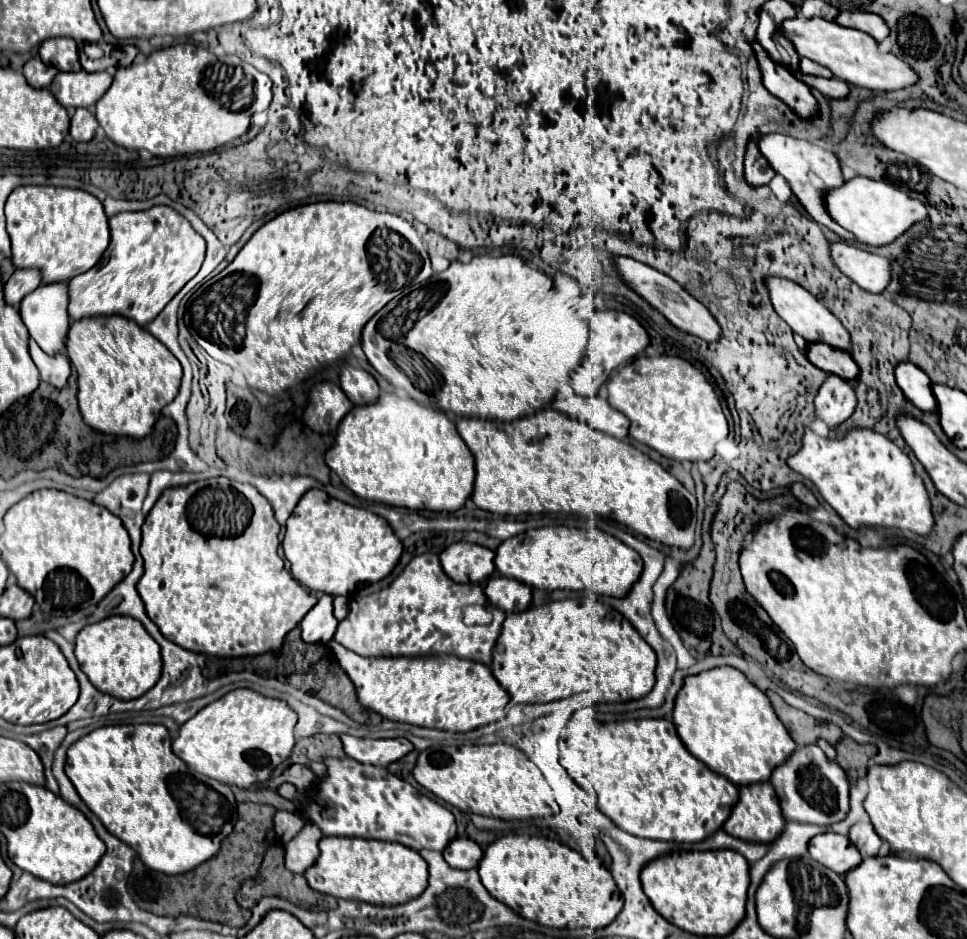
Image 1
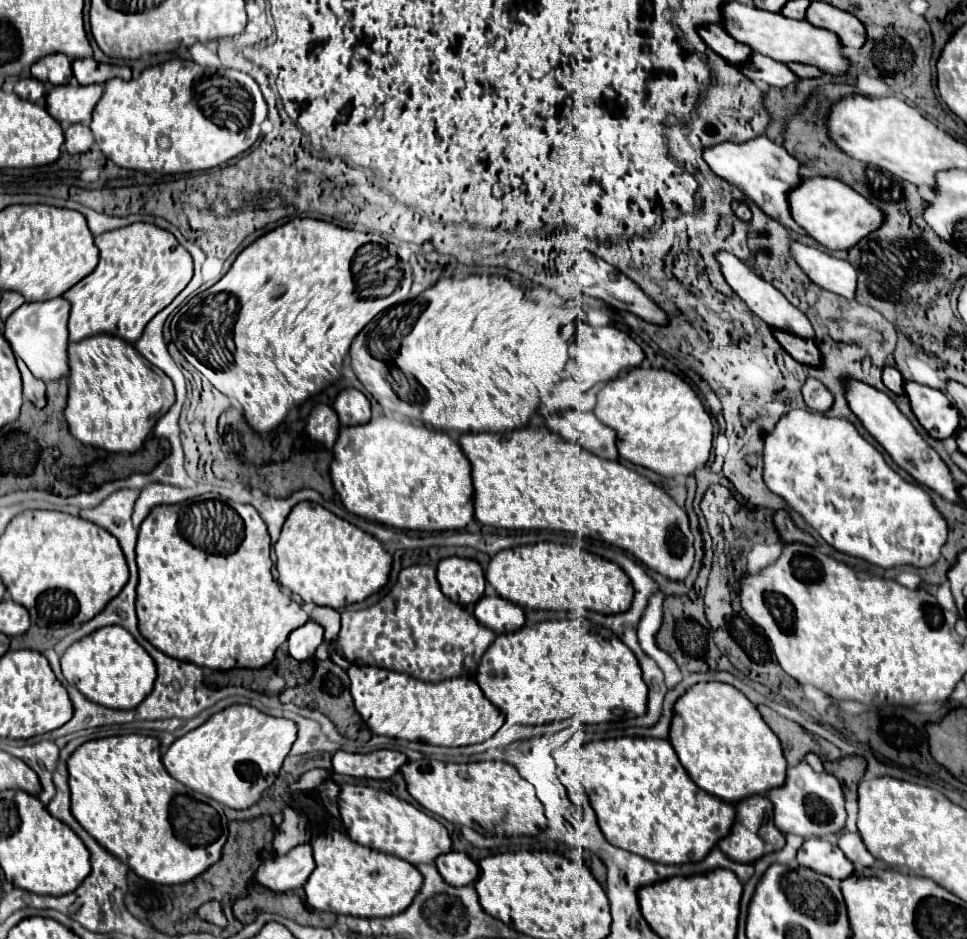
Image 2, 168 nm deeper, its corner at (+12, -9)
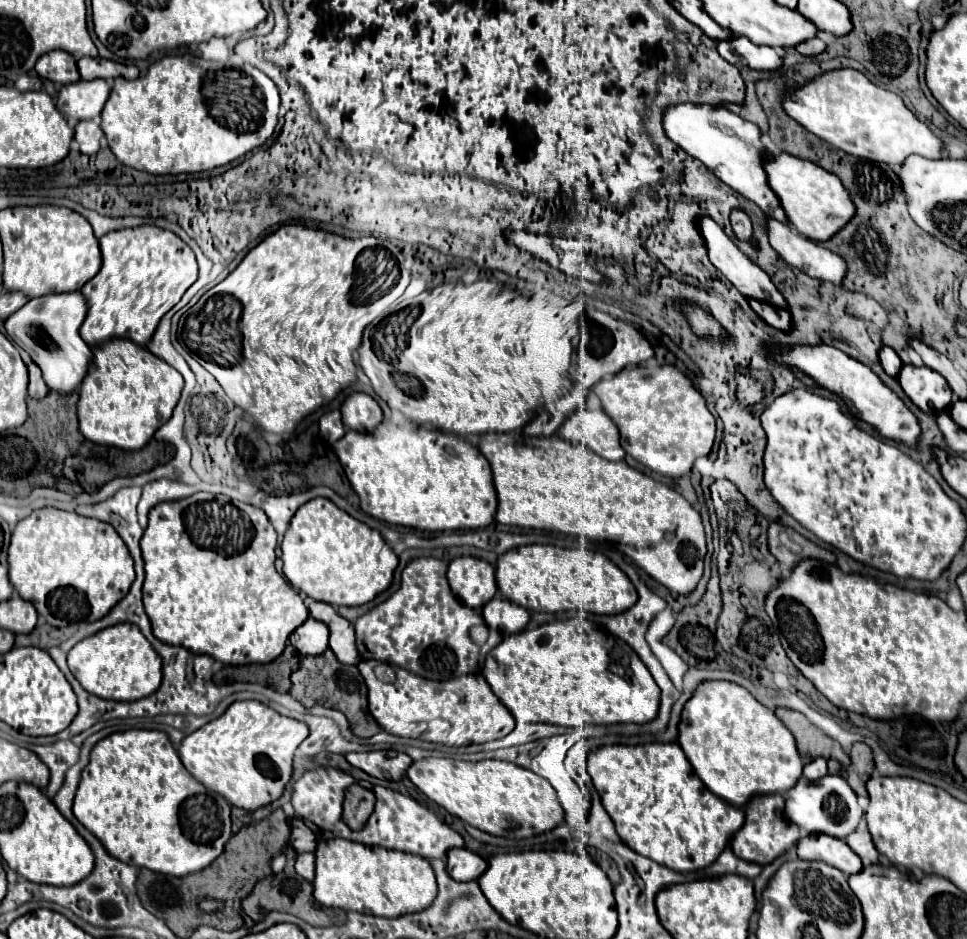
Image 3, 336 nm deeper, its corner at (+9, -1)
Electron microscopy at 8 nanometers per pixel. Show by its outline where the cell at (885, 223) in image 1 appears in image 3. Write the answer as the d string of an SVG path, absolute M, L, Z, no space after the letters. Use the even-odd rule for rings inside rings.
M765 152L763 154L763 168L767 174L767 182L769 188L777 194L787 220L807 238L823 242L829 240L829 236L833 236L833 232L837 232L839 228L843 228L843 224L853 218L853 204L849 200L849 194L845 192L841 180L833 174L829 174L827 170L823 170L821 166L809 162L809 160L801 160L797 156L791 154L771 154Z

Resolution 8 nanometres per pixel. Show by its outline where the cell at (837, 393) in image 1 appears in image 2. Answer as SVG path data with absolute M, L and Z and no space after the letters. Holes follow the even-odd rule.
M802 388L804 402L810 410L792 410L780 420L764 446L764 482L782 496L804 520L818 530L818 534L836 550L868 560L882 568L896 564L930 566L940 556L940 548L946 542L946 520L932 506L930 496L920 486L908 484L898 472L894 472L882 452L866 442L848 420L828 420L824 414L832 408L834 398L826 388Z

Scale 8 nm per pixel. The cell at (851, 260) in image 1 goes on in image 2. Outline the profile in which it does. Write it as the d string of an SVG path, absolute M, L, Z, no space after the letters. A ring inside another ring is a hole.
M792 242L792 252L814 284L834 294L840 294L848 300L856 296L858 274L850 262L834 258L818 248L810 248L798 242Z

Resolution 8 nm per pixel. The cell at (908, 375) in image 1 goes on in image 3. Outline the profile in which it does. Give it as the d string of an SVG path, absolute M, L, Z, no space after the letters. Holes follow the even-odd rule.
M883 346L883 348L879 350L879 362L881 362L883 370L885 370L889 376L893 376L893 378L899 374L899 370L901 370L901 366L903 366L901 358L897 356L897 352L895 352L893 348L889 348L889 346Z

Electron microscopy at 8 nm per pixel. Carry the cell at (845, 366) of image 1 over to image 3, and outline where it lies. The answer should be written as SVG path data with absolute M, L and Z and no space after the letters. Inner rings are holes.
M749 300L749 304L773 328L779 328L779 330L789 330L791 328L791 316L789 316L787 310L775 308L775 306L765 304L765 302L759 302L759 300Z

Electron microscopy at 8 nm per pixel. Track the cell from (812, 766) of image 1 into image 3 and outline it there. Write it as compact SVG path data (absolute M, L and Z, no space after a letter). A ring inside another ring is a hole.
M827 774L817 782L809 782L805 776L801 776L797 784L785 794L785 814L807 832L823 832L835 838L847 838L857 828L863 810L859 808L851 786L841 776Z

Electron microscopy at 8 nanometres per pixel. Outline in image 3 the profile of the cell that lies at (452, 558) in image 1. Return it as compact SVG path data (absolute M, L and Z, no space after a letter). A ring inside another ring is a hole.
M455 558L447 572L453 594L469 608L483 608L497 592L495 568L479 558Z

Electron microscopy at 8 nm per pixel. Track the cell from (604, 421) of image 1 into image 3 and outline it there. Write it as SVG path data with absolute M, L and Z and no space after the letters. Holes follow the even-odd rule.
M577 408L557 432L573 444L581 444L605 460L623 460L625 450L619 444L619 430L603 410Z

